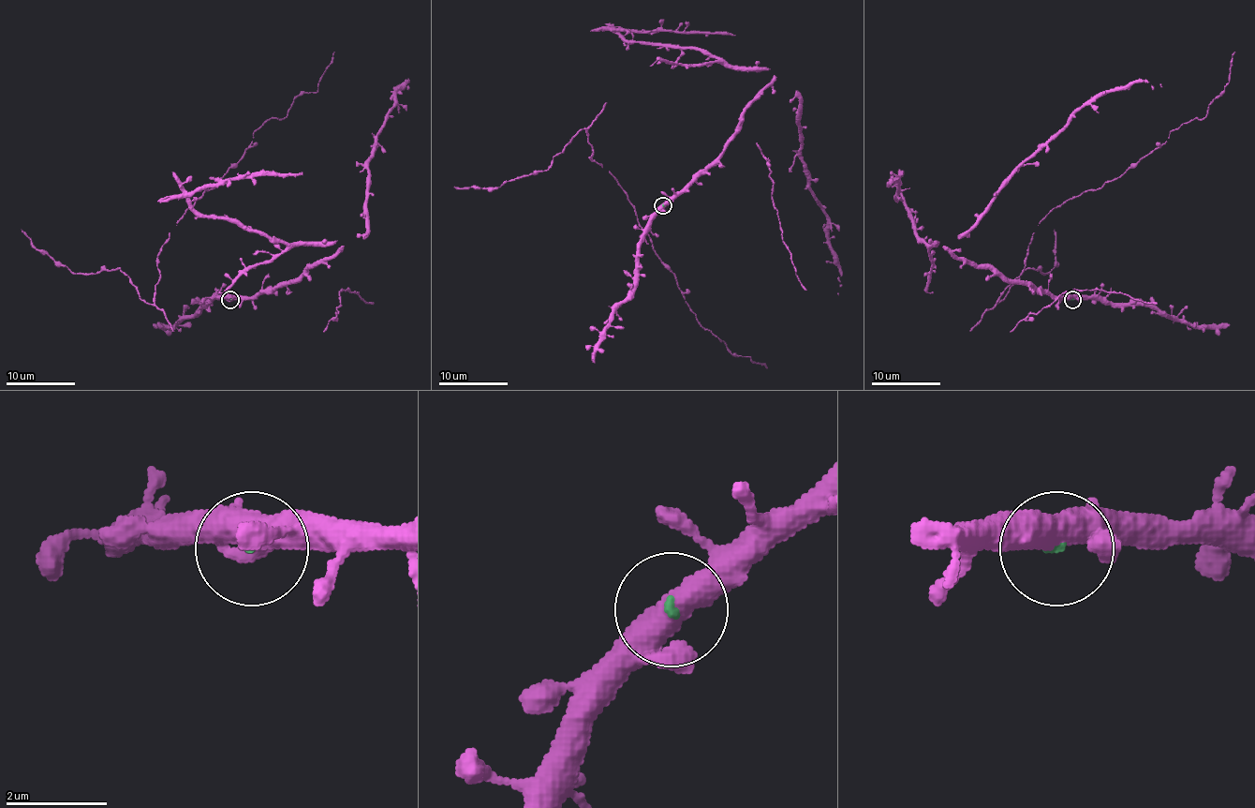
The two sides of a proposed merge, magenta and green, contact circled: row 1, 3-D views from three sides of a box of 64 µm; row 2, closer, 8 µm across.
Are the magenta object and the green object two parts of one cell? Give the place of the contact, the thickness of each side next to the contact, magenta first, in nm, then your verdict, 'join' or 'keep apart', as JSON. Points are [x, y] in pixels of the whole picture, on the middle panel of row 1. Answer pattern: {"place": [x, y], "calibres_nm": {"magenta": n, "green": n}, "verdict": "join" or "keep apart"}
{"place": [663, 205], "calibres_nm": {"magenta": 500, "green": 60}, "verdict": "join"}

